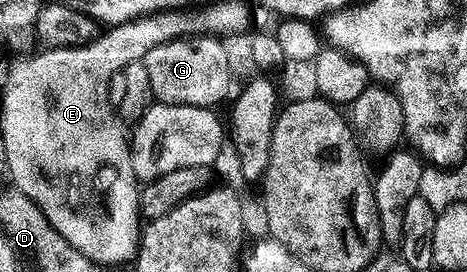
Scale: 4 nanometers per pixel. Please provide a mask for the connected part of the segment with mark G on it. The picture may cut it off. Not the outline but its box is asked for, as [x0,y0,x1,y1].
[144,35,229,109]

